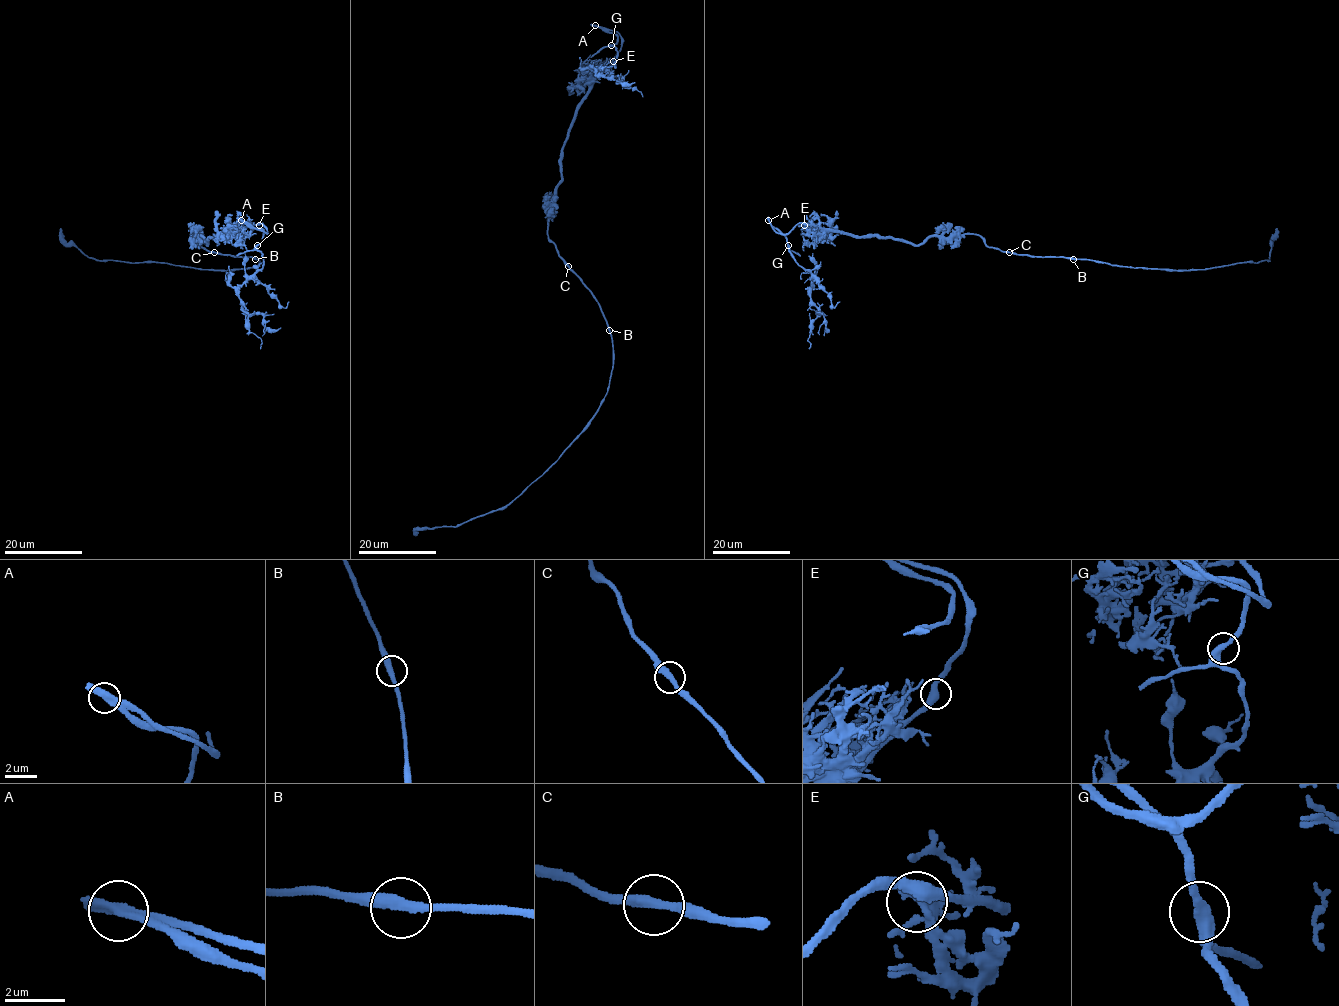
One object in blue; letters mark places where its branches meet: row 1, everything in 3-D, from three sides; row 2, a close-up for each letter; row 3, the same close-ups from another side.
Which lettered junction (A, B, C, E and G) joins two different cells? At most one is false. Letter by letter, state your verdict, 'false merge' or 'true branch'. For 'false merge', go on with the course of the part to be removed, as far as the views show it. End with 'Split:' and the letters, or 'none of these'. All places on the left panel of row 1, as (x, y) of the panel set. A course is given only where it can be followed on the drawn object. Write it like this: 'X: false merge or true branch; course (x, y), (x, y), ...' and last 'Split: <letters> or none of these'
A: false merge; course (241, 220), (263, 232), (256, 248), (263, 266), (239, 288), (240, 303), (260, 313), (266, 327), (281, 328)
B: true branch
C: true branch
E: true branch
G: true branch
Split: A

